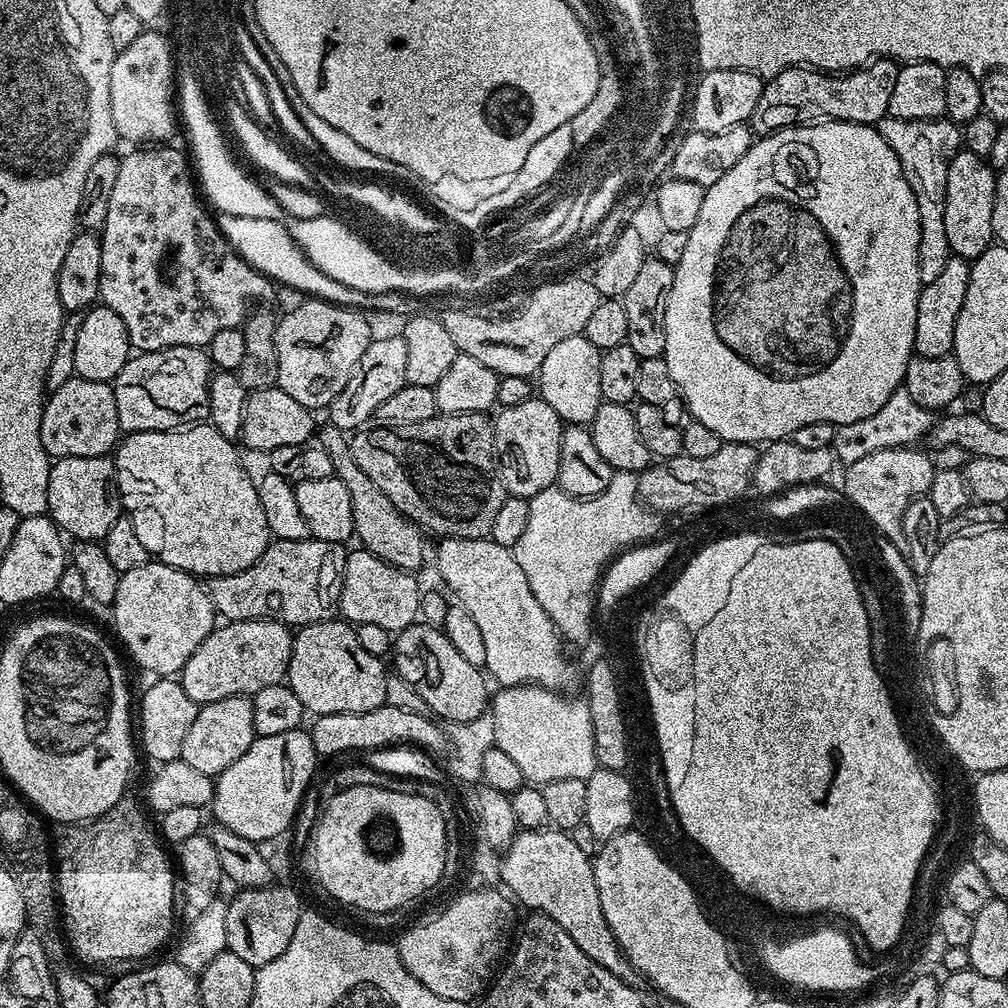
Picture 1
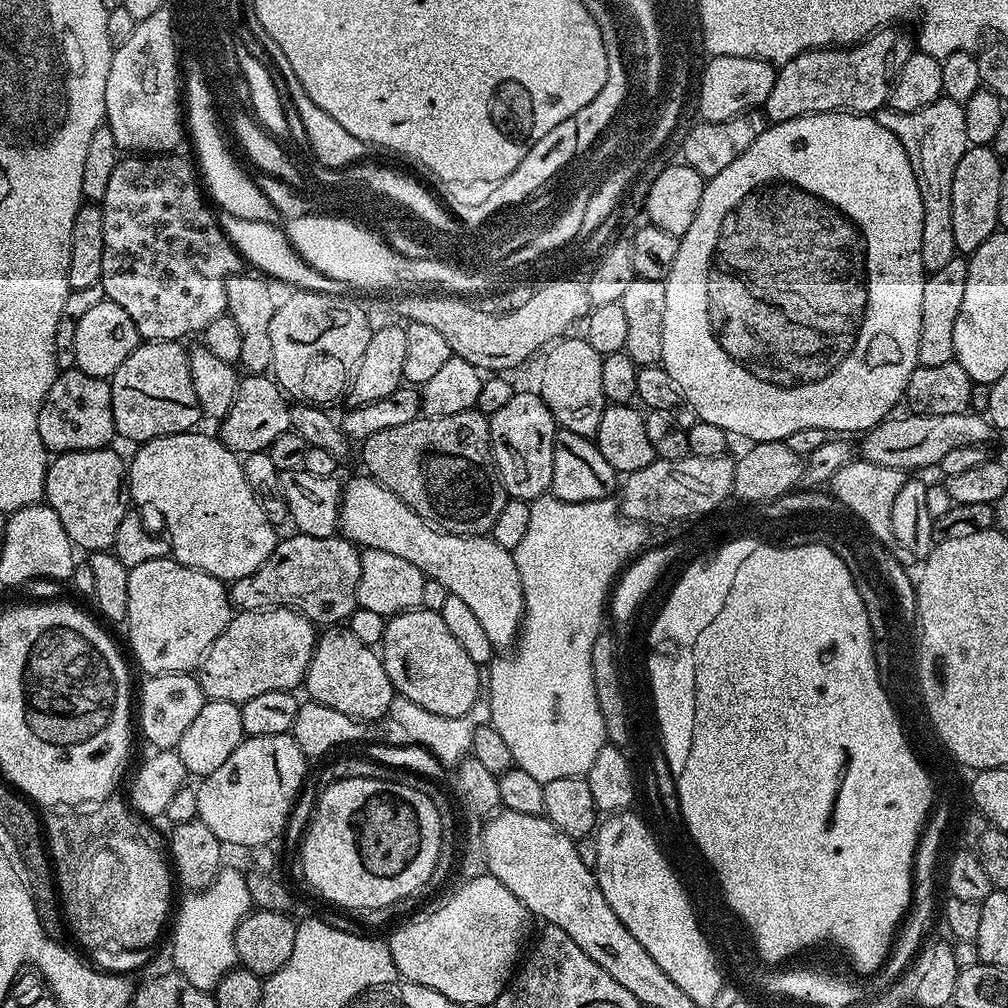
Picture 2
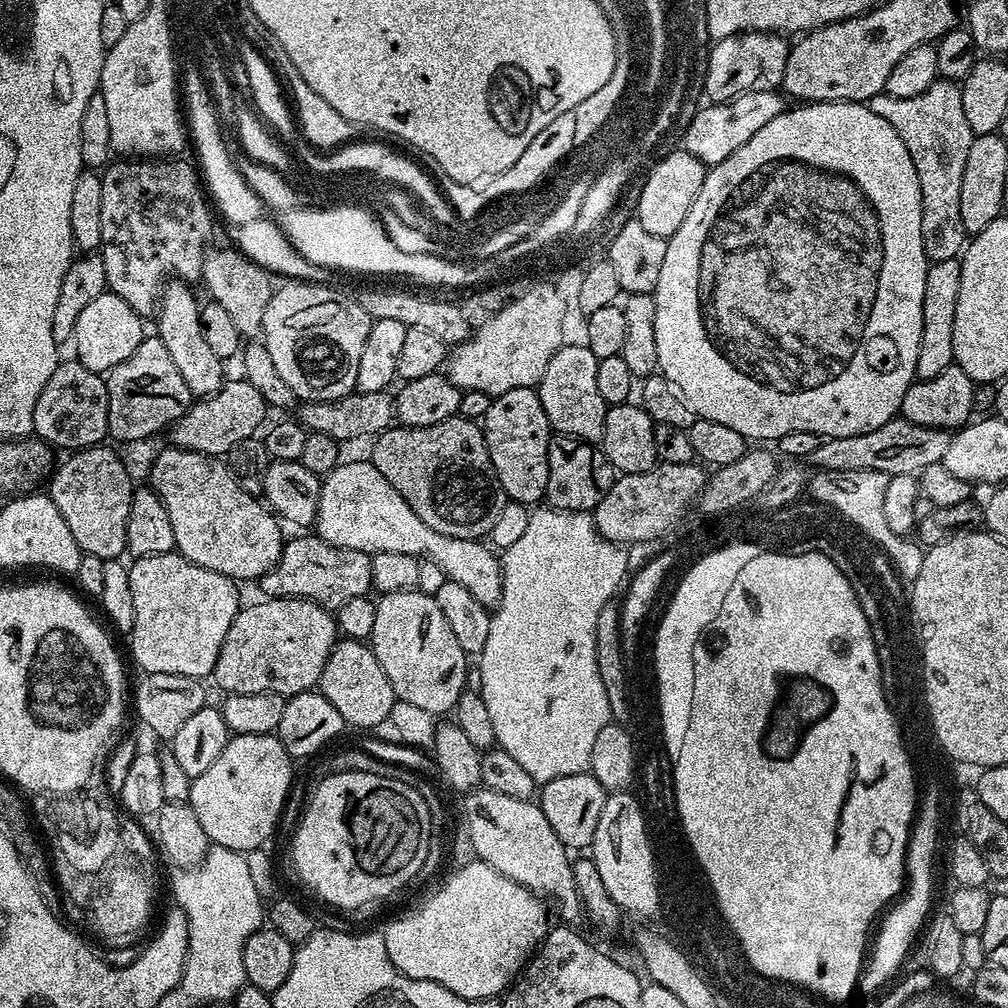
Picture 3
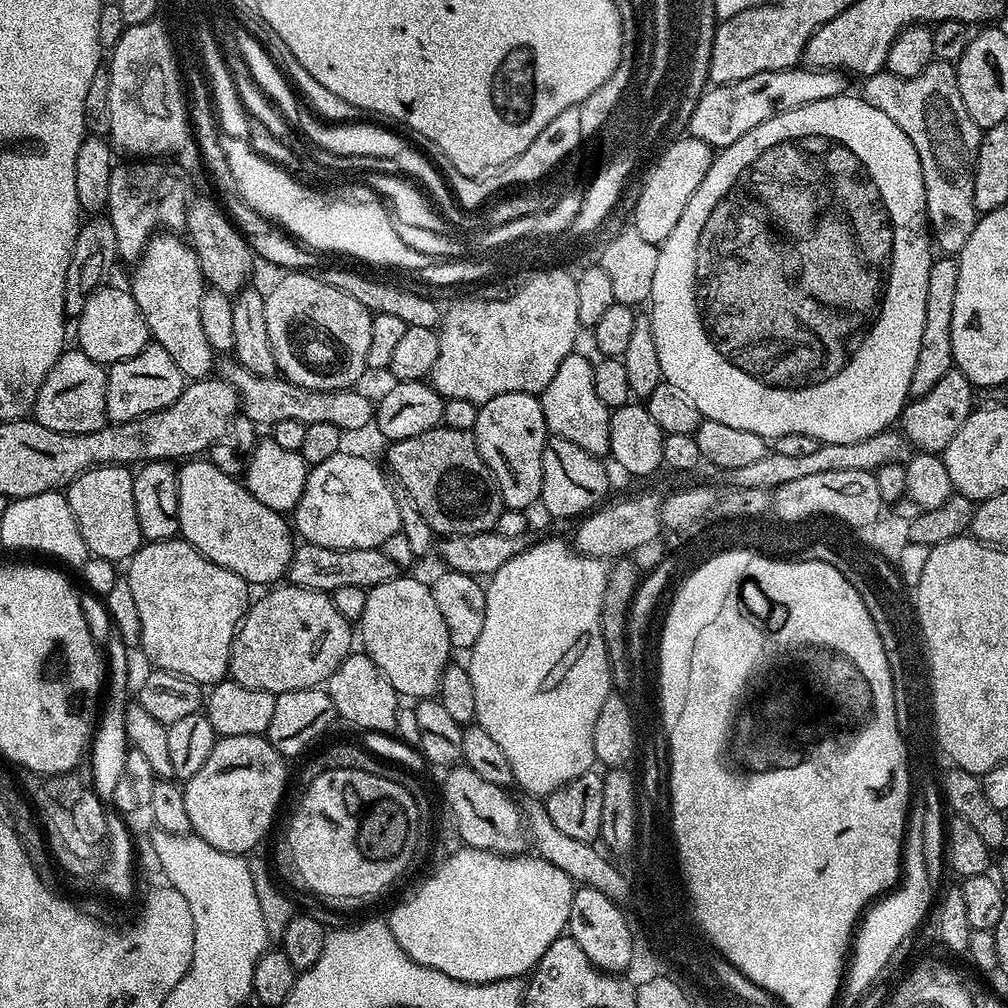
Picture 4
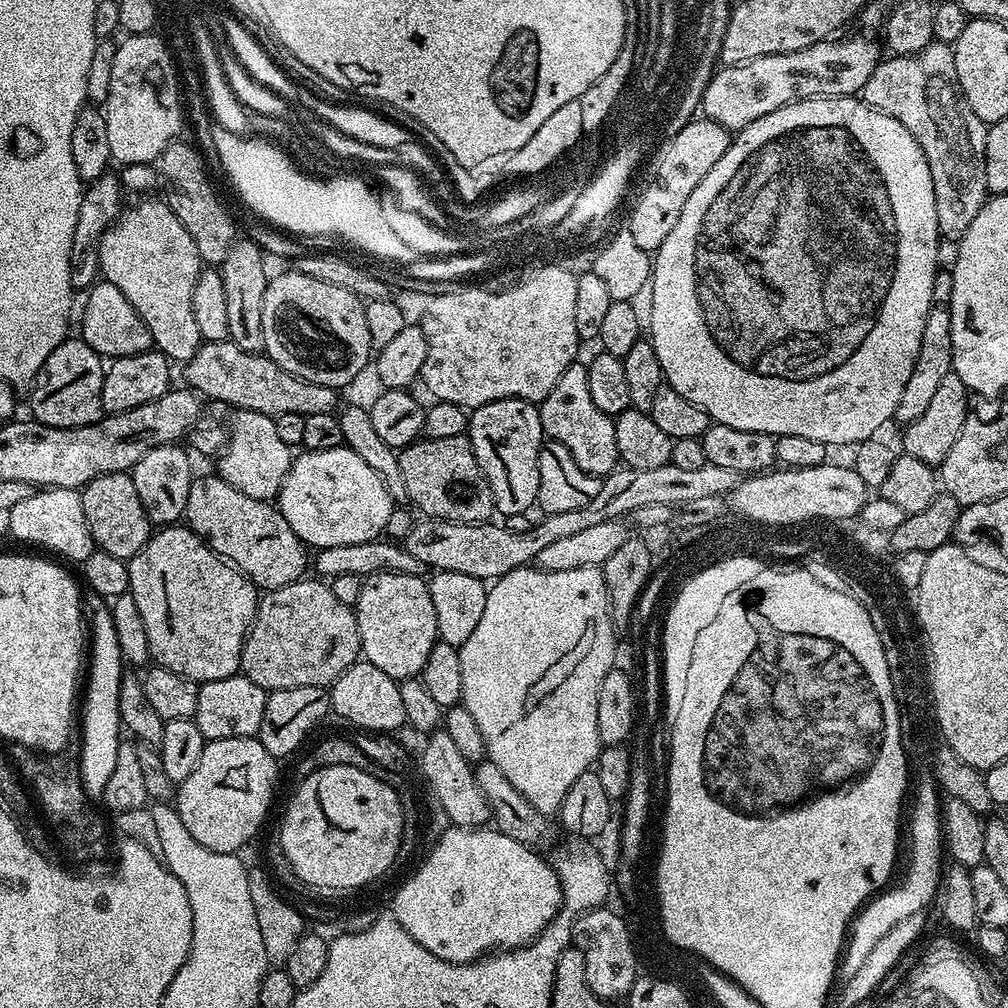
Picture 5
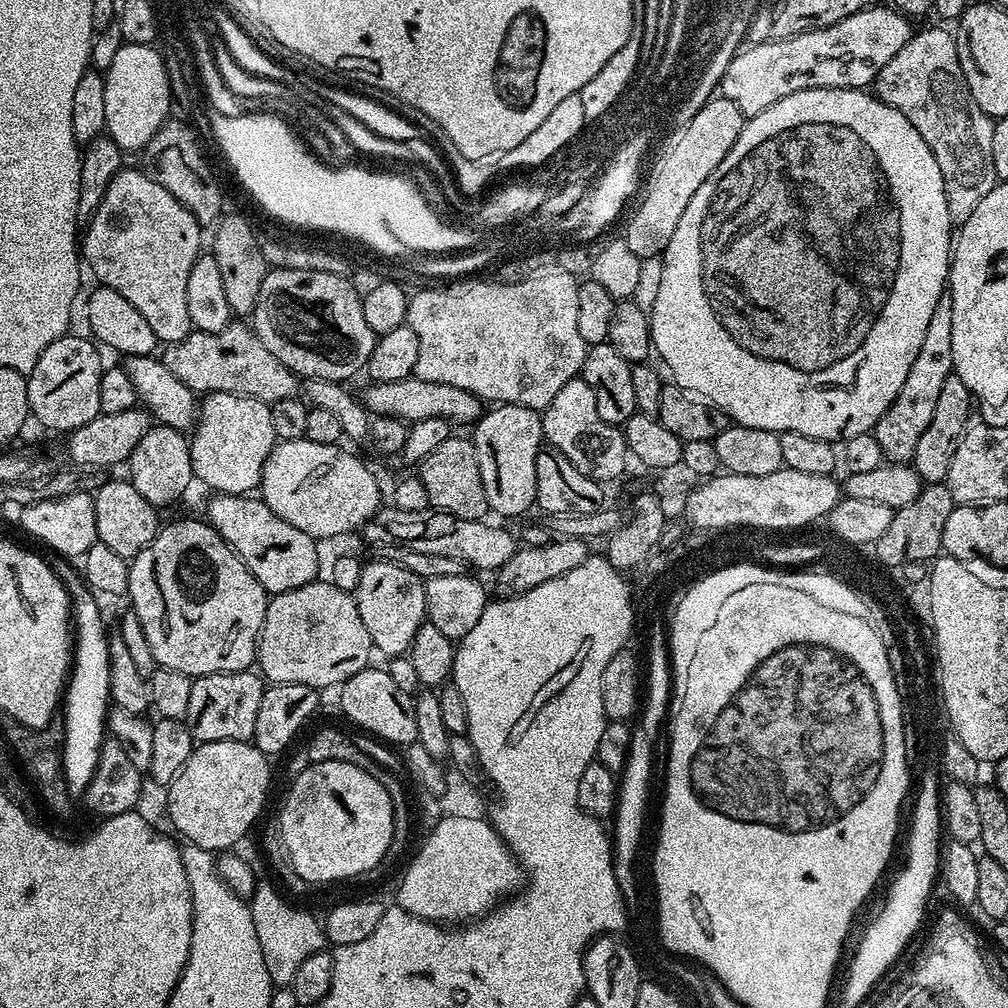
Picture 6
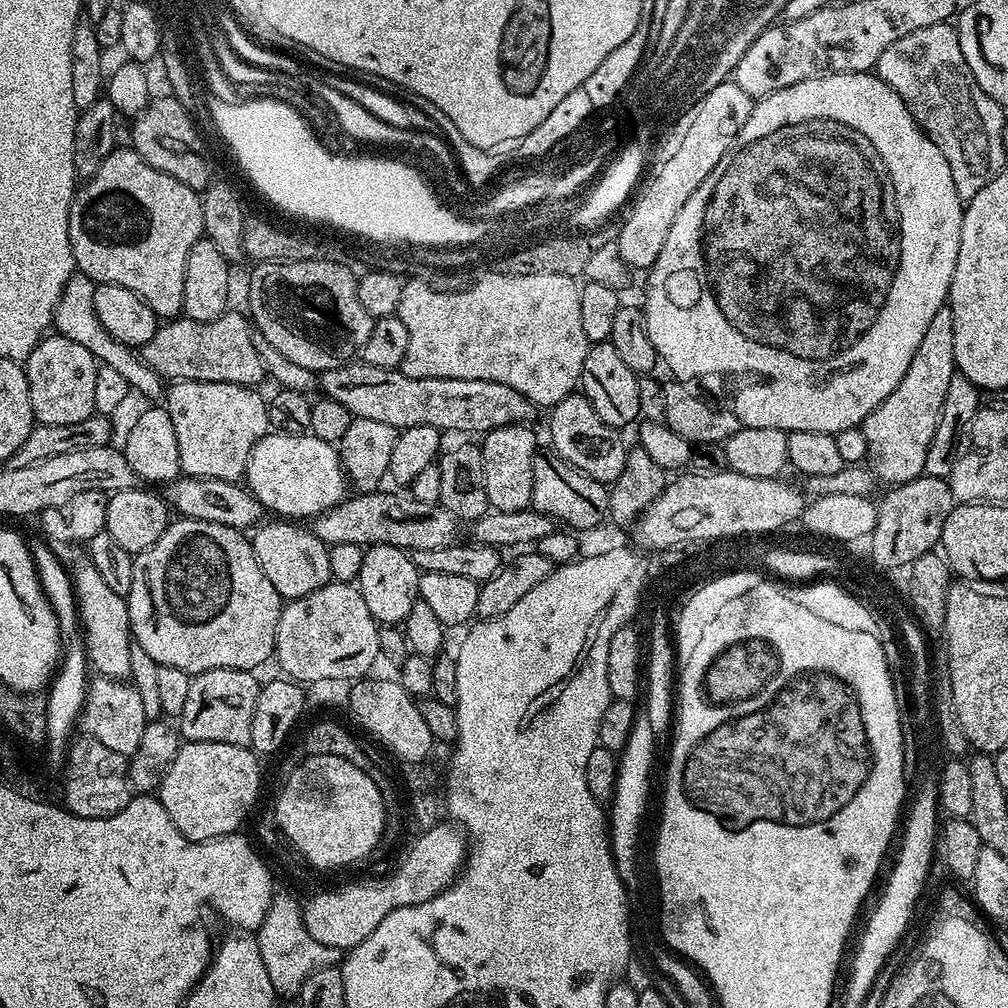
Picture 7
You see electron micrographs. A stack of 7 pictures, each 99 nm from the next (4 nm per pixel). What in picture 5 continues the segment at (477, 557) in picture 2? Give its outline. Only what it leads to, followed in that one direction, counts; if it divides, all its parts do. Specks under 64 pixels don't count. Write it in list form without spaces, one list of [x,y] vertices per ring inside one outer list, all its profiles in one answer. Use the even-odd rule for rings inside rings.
[[[345,444],[331,450],[299,453],[276,500],[294,534],[314,550],[377,539],[394,507],[381,476]]]

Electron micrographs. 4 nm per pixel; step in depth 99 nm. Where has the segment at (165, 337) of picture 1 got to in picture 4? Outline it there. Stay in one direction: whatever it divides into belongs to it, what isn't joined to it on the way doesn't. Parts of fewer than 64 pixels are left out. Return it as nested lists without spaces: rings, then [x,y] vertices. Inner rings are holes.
[[[152,158],[120,163],[113,167],[110,174],[110,198],[106,215],[110,226],[114,226],[117,257],[121,261],[135,262],[153,236],[163,232],[176,234],[184,228],[190,203],[188,180],[170,165],[160,164],[164,162]]]

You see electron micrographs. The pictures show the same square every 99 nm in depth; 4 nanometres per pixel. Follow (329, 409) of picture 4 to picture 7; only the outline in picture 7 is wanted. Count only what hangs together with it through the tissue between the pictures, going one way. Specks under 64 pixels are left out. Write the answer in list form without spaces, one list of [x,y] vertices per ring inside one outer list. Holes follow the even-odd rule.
[[[229,310],[217,320],[198,322],[172,318],[157,327],[150,342],[139,345],[140,361],[160,375],[161,381],[192,381],[194,383],[226,382],[256,386],[265,379],[258,350],[254,348],[253,325],[243,312]]]

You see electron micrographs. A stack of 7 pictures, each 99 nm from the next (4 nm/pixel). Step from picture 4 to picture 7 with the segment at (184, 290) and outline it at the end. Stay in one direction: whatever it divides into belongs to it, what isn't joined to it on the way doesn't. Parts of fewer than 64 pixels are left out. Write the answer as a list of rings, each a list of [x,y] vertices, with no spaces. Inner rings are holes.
[[[135,150],[120,151],[113,151],[107,156],[103,166],[87,182],[81,183],[72,197],[68,211],[72,257],[76,259],[79,275],[87,276],[93,284],[126,286],[126,290],[141,296],[157,317],[179,317],[184,306],[186,258],[204,236],[204,223],[200,217],[201,197],[197,189],[185,184],[165,182],[163,179],[147,184],[144,175],[149,175],[150,169],[143,158]]]

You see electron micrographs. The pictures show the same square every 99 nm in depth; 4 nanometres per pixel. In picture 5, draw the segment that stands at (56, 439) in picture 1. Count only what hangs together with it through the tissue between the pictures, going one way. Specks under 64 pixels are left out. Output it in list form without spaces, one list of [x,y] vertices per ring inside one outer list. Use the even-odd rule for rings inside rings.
[[[66,338],[42,362],[35,380],[30,385],[32,392],[31,415],[46,426],[55,428],[77,428],[96,424],[105,415],[102,406],[102,382],[104,381],[105,361],[82,338]]]

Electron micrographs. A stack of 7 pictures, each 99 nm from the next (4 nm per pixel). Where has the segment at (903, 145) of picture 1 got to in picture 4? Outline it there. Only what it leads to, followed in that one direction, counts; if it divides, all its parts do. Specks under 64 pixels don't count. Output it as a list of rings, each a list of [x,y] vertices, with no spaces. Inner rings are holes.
[[[936,58],[914,77],[898,77],[885,70],[867,77],[863,84],[864,101],[874,106],[874,110],[882,110],[882,114],[914,142],[922,166],[926,214],[935,247],[939,251],[941,248],[944,254],[960,253],[978,219],[974,190],[982,129],[966,114],[966,102],[962,102],[962,90],[958,90],[955,63]]]

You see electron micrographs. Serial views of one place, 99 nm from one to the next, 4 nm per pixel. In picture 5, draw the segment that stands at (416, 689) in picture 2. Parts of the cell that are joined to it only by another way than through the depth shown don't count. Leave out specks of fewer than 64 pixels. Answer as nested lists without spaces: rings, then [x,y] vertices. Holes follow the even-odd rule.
[[[379,572],[363,581],[364,594],[354,606],[363,659],[398,682],[423,673],[426,658],[430,658],[433,641],[437,639],[434,610],[431,606],[425,607],[424,612],[416,608],[408,593],[412,583],[413,577],[404,576],[401,572]],[[423,616],[425,620],[420,620]]]

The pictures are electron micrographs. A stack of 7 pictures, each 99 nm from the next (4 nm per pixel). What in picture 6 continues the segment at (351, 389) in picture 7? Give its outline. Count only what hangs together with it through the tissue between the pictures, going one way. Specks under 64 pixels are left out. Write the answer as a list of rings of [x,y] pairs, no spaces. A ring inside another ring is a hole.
[[[409,378],[398,382],[372,382],[362,395],[362,403],[369,413],[376,416],[394,416],[405,422],[415,422],[426,418],[442,418],[453,425],[475,425],[482,415],[480,397],[466,390],[458,390],[458,386],[446,386],[438,382],[426,382]]]

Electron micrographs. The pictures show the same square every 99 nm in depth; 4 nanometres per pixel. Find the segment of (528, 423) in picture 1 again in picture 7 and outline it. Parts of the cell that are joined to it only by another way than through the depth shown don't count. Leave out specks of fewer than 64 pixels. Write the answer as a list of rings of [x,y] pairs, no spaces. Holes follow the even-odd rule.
[[[524,426],[495,428],[483,437],[484,445],[478,448],[478,466],[486,482],[486,498],[497,512],[523,512],[531,505],[532,457],[537,448],[535,438],[526,429]]]

